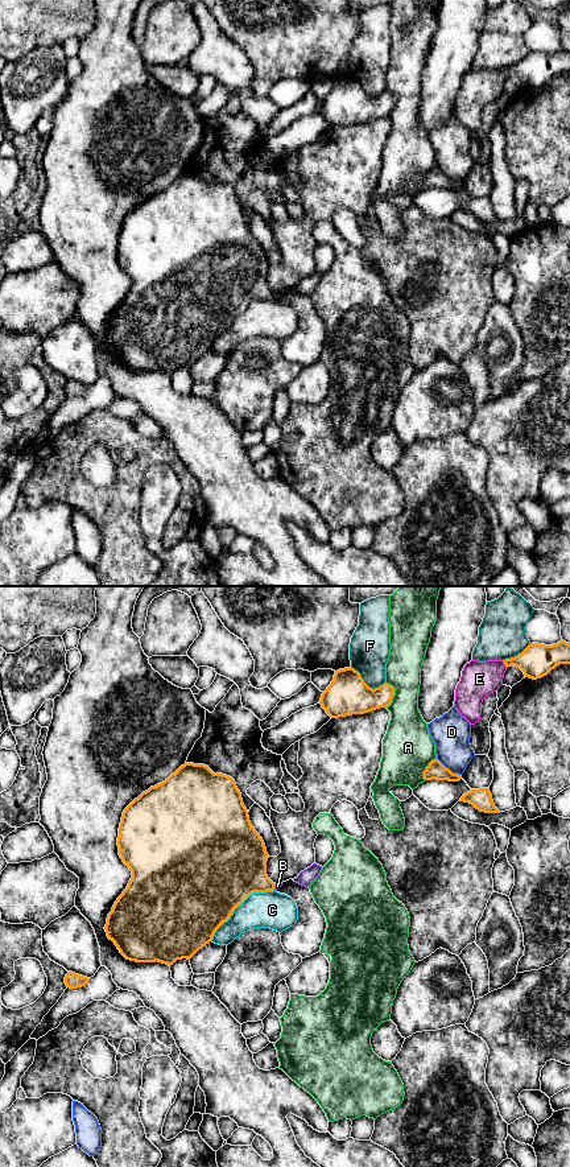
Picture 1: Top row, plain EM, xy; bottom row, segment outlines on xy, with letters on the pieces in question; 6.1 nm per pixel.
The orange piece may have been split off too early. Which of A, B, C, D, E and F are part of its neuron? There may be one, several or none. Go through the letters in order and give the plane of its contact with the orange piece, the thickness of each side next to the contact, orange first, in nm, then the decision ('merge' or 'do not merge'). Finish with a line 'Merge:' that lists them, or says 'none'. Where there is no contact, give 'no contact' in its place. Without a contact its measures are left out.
A: xy | 220/240 nm | do not merge
B: xy | 360/40 nm | merge
C: xy | 500/220 nm | do not merge
D: xy | 110/240 nm | do not merge
E: xy | 200/220 nm | do not merge
F: xy | 240/240 nm | do not merge
Merge: B

